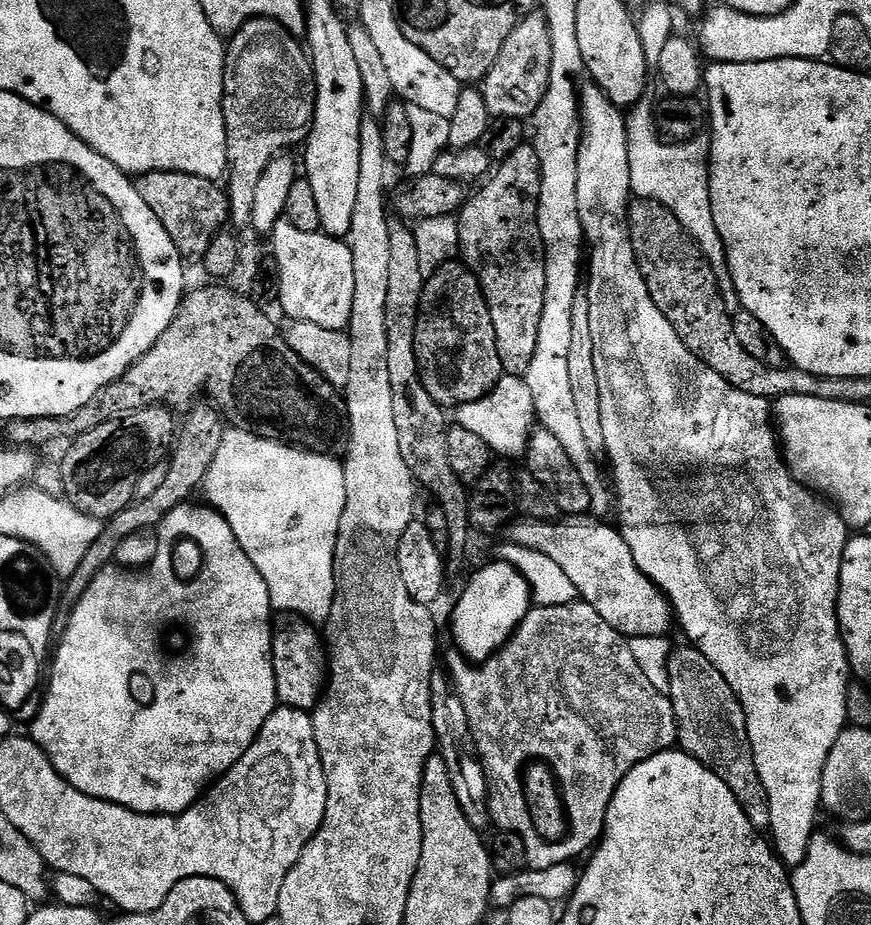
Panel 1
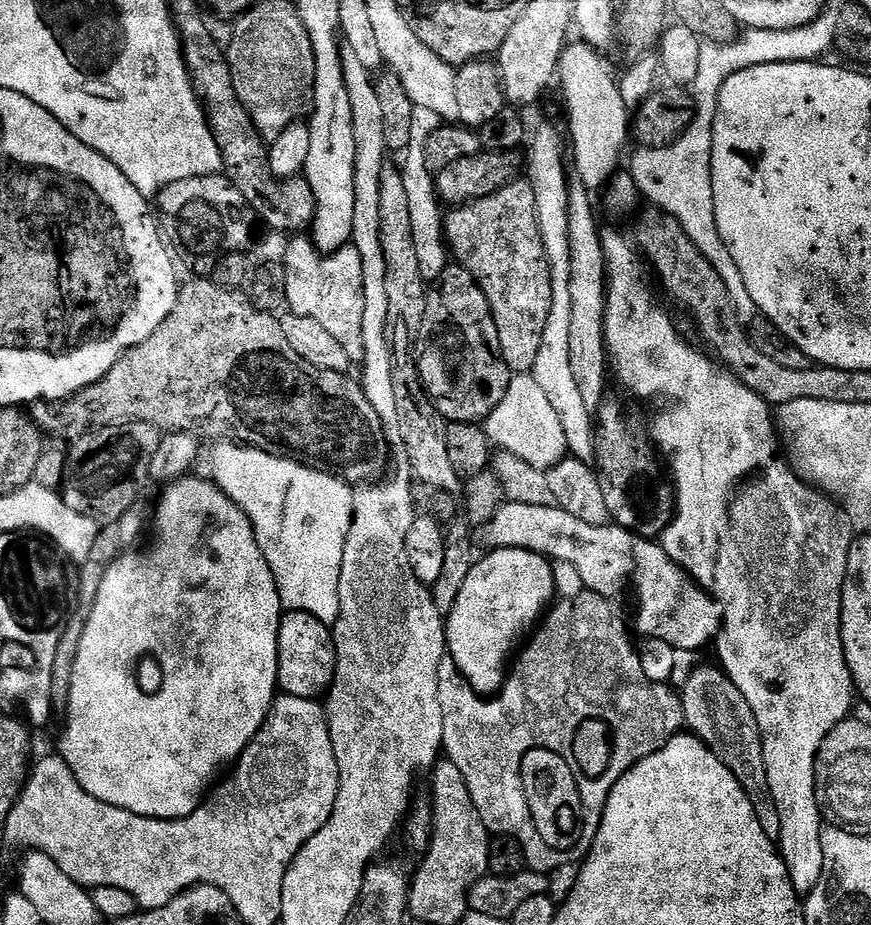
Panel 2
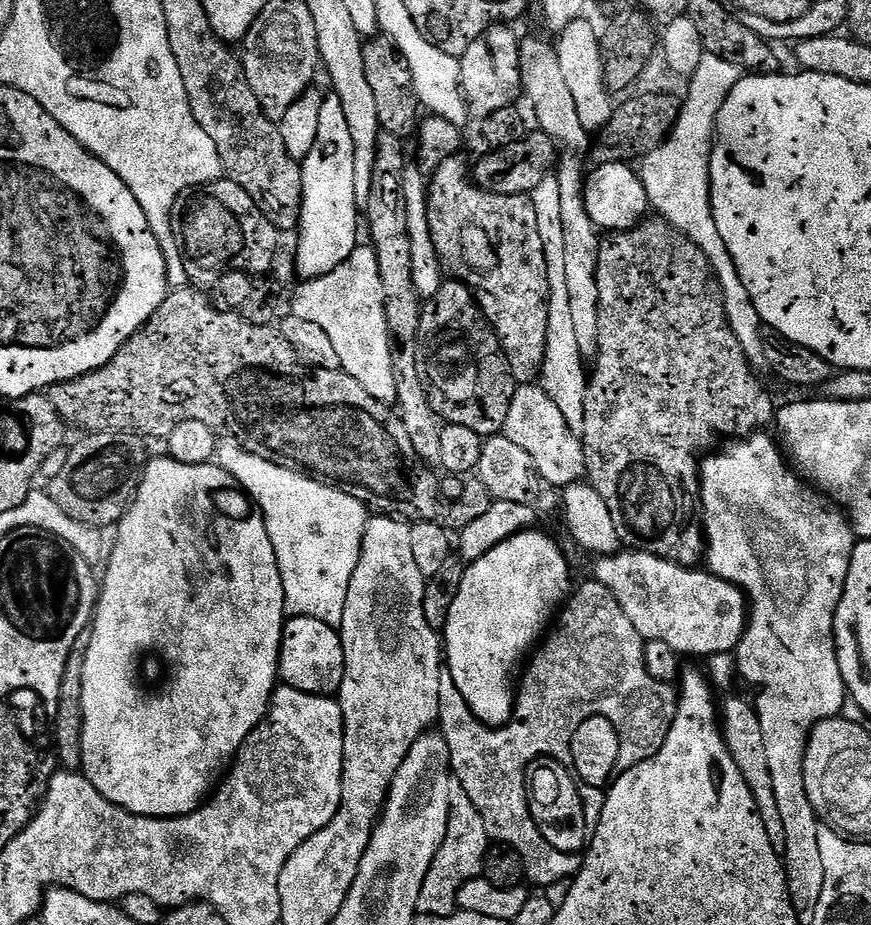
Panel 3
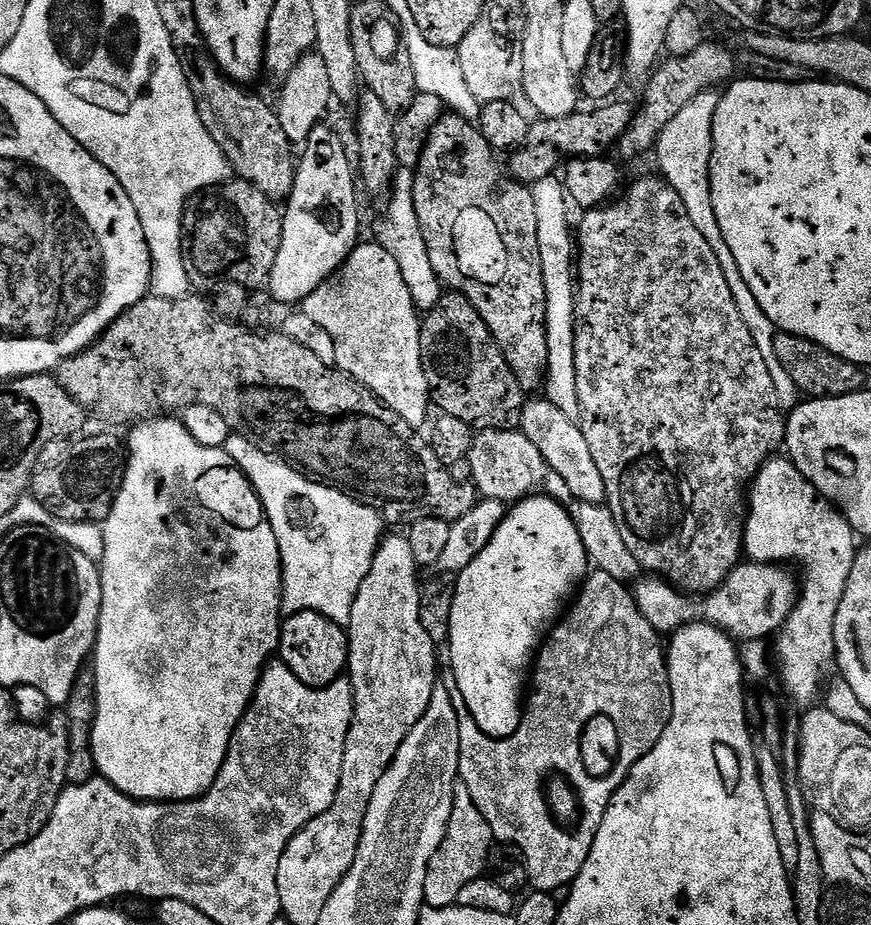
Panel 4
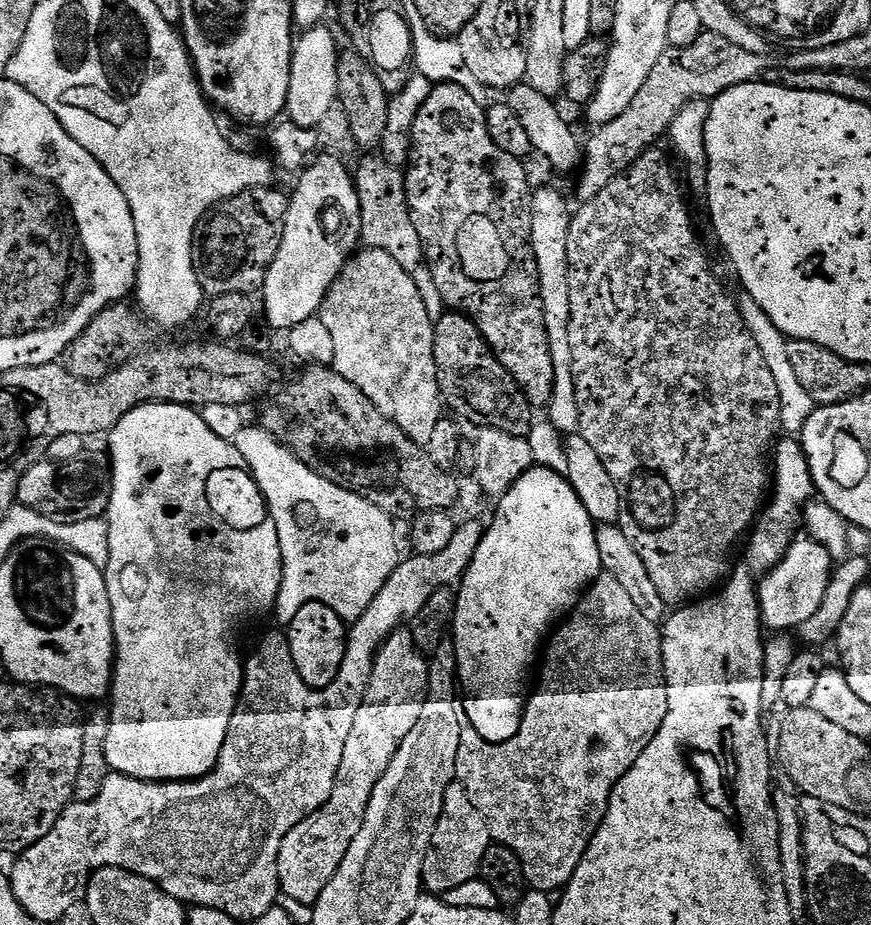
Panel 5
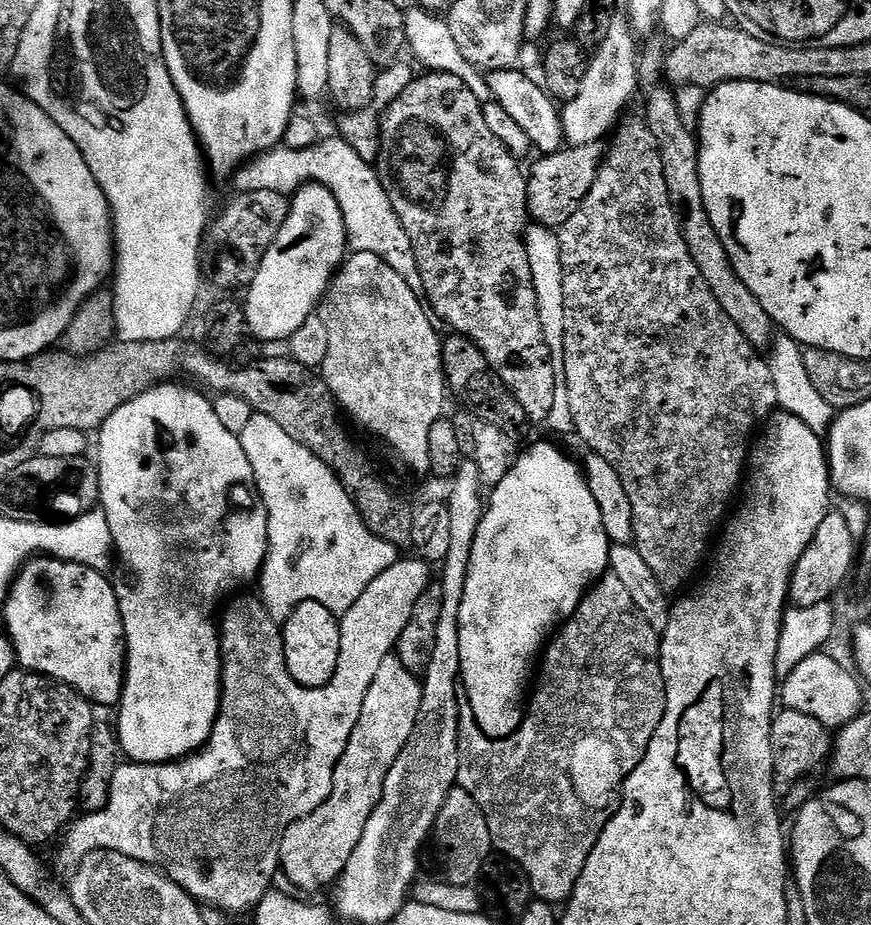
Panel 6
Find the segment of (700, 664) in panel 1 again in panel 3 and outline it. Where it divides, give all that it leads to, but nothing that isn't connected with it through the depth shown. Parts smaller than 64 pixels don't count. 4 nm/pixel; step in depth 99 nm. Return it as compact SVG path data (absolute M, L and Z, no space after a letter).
M728 696L722 700L722 716L726 721L726 739L732 749L732 755L736 757L744 772L756 805L760 808L766 834L770 834L770 842L776 849L783 849L786 830L782 828L782 814L778 812L778 798L774 796L774 778L770 776L770 761L766 758L766 738L762 738L762 722L758 718L753 701L743 700L740 696Z

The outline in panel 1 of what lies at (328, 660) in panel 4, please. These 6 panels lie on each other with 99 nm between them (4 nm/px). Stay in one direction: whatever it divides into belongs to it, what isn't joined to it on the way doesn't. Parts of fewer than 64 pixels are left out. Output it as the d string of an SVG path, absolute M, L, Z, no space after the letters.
M289 615L281 624L275 625L272 634L272 665L276 679L276 698L285 708L297 708L311 713L320 703L329 675L326 644L317 625Z

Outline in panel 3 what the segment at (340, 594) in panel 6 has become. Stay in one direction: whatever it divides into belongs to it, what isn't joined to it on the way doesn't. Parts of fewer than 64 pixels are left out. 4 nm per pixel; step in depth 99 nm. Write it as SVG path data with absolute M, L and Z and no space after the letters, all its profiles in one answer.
M227 443L219 445L218 463L248 493L253 505L264 517L270 542L274 546L274 554L278 558L278 570L282 574L285 609L292 616L309 616L339 626L342 622L342 610L346 610L346 590L350 586L350 578L354 576L354 566L358 566L362 538L370 519L370 512L364 509L362 501L351 496L351 491L321 482L267 455L245 450L239 443Z

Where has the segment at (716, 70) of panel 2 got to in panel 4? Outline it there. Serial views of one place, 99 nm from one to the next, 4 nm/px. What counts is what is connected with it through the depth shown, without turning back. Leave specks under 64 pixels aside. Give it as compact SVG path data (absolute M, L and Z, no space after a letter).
M716 90L700 92L698 98L682 106L682 110L674 114L670 126L662 130L660 140L654 149L654 157L656 156L657 162L660 163L659 175L667 180L668 185L678 194L678 198L682 198L686 206L686 214L690 214L690 222L694 222L702 238L710 242L710 250L714 250L714 255L718 257L718 266L722 266L726 283L734 296L734 302L737 303L738 310L746 326L749 327L750 334L753 335L767 369L770 370L770 376L774 380L774 387L780 399L780 407L784 410L791 410L798 403L798 390L794 386L794 378L790 378L790 374L782 370L782 362L778 362L778 354L774 354L774 338L778 335L778 329L771 318L764 313L762 306L758 306L758 298L754 298L750 286L746 286L746 278L742 278L738 270L738 262L734 262L734 253L730 250L730 246L726 246L726 238L722 238L722 226L718 226L718 218L714 218L714 206L710 194L710 162L712 161L714 114L718 110L720 98L721 93Z

